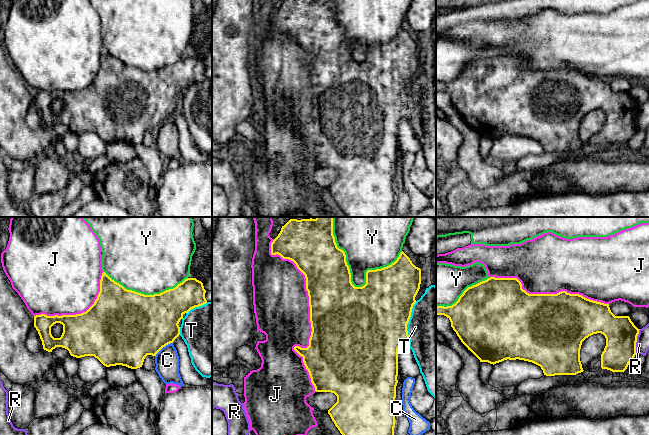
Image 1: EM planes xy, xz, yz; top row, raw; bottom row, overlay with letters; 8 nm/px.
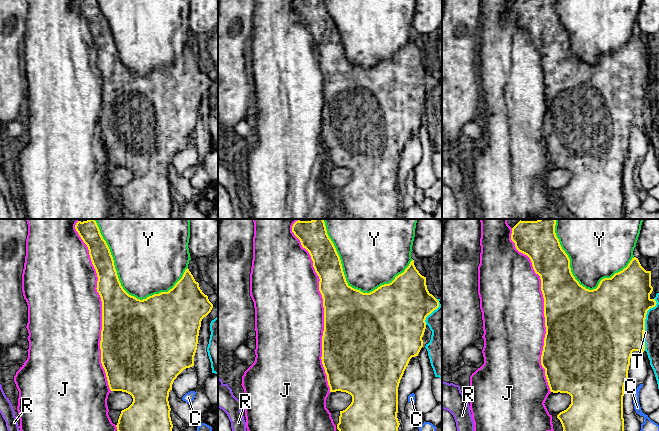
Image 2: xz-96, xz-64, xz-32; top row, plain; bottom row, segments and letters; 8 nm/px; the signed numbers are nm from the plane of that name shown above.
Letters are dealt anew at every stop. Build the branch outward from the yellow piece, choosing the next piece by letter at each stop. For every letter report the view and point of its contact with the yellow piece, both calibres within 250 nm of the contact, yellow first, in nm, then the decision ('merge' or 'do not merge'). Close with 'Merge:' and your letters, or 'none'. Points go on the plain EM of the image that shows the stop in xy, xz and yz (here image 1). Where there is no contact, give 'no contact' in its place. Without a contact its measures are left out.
C: meets yellow in xy at (163, 122); 500 nm thick on the yellow side, 190 nm on the other; do not merge
J: meets yellow in xz at (310, 91); 500 nm thick on the yellow side, 440 nm on the other; do not merge
R: meets yellow in yz at (636, 117); 260 nm thick on the yellow side, 110 nm on the other; do not merge
T: meets yellow in xz at (407, 99); 500 nm thick on the yellow side, 440 nm on the other; do not merge
Y: meets yellow in xz at (352, 60); 480 nm thick on the yellow side, 260 nm on the other; do not merge
Merge: none

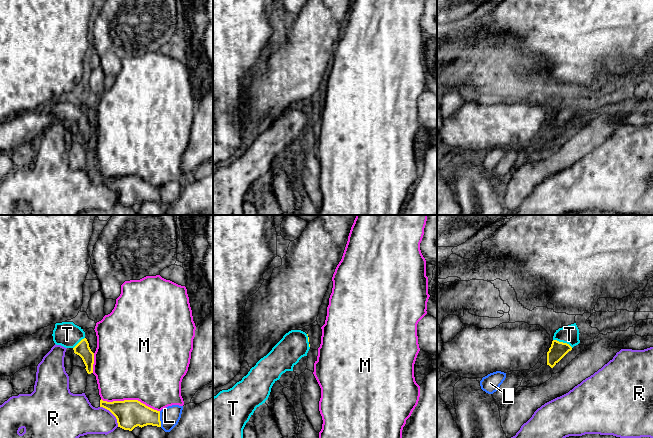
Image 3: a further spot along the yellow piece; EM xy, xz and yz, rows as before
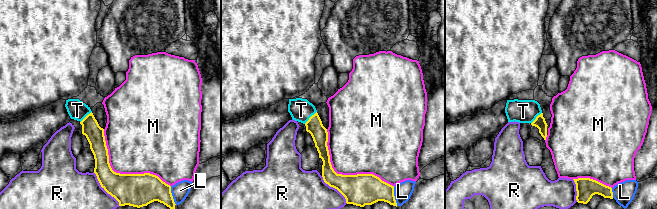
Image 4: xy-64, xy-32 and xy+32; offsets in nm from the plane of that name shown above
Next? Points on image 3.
L: meets yellow in xy at (159, 195); 220 nm thick on the yellow side, 160 nm on the other; do not merge
M: meets yellow in xy at (130, 176); 220 nm thick on the yellow side, 500 nm on the other; do not merge
R: meets yellow in xy at (112, 189); 220 nm thick on the yellow side, 260 nm on the other; do not merge
T: meets yellow in yz at (562, 118); 140 nm thick on the yellow side, 150 nm on the other; merge
Merge: T

